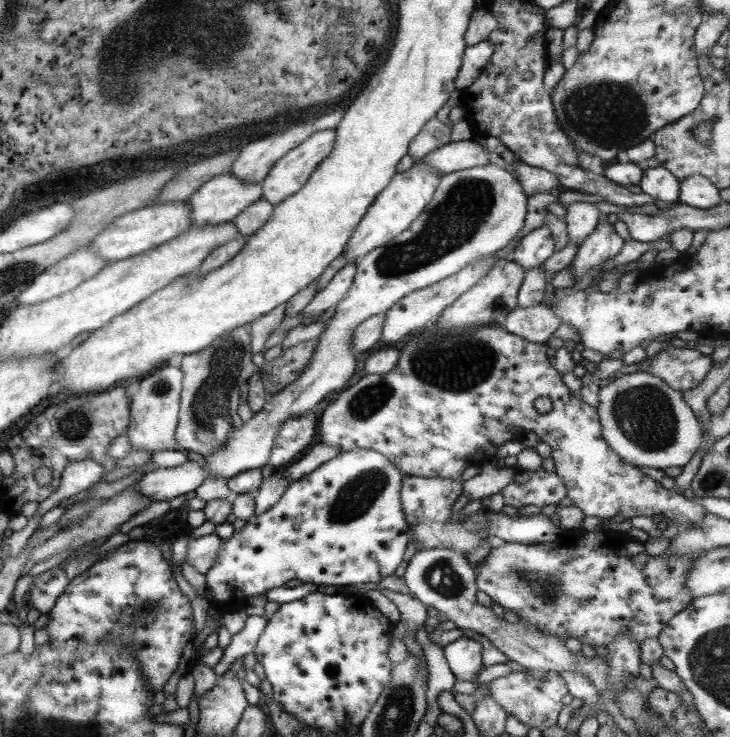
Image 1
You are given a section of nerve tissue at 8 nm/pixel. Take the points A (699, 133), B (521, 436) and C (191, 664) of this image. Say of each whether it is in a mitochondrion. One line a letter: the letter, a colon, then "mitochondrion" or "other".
A: mitochondrion
B: other
C: other

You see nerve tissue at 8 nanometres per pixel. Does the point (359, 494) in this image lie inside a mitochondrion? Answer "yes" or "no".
yes

